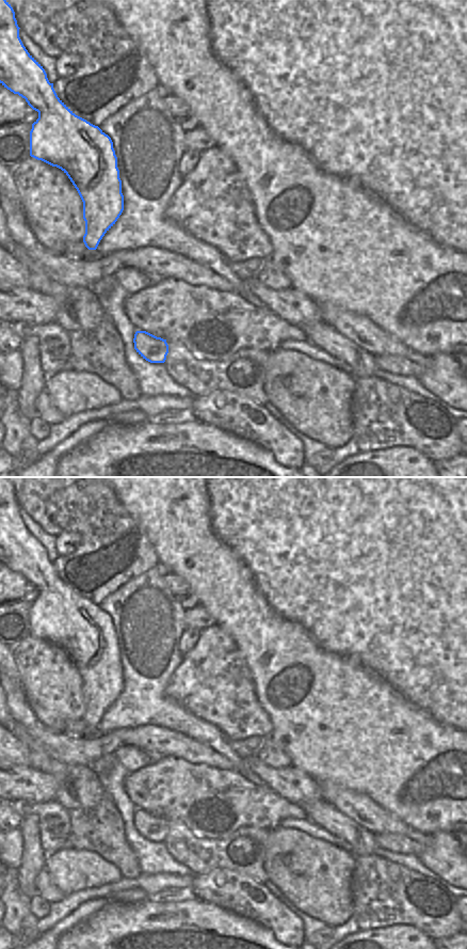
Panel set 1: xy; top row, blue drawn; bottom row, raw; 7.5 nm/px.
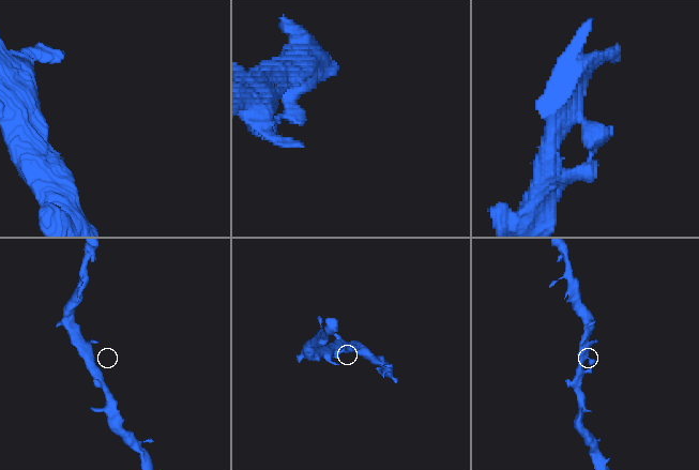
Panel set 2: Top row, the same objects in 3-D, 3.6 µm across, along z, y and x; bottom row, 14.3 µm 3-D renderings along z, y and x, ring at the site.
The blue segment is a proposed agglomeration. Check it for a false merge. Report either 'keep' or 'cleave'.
keep

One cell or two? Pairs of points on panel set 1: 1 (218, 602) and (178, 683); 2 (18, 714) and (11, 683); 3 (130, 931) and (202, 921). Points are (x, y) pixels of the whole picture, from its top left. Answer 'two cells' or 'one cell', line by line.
1: two cells
2: one cell
3: one cell

